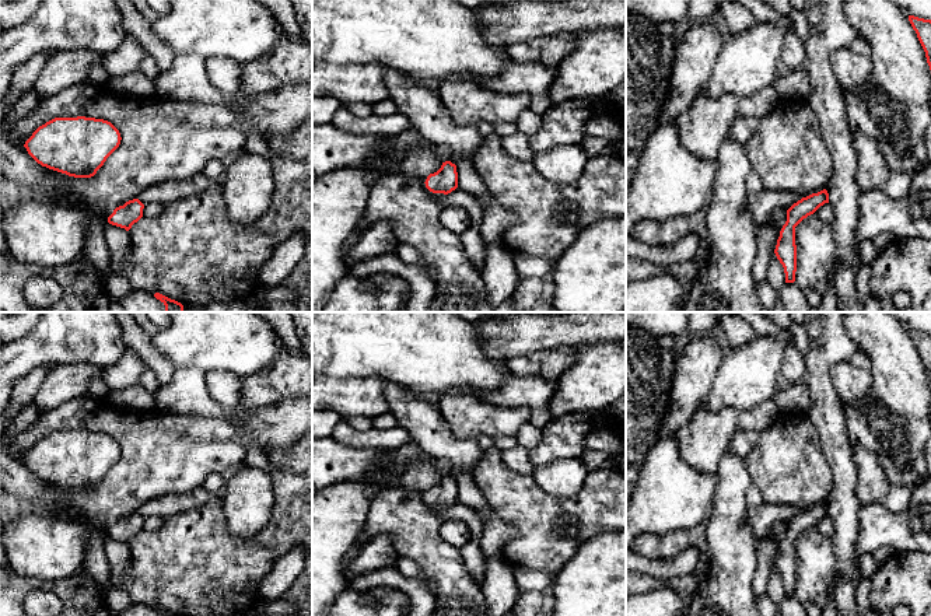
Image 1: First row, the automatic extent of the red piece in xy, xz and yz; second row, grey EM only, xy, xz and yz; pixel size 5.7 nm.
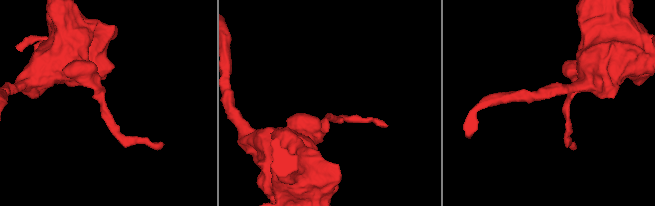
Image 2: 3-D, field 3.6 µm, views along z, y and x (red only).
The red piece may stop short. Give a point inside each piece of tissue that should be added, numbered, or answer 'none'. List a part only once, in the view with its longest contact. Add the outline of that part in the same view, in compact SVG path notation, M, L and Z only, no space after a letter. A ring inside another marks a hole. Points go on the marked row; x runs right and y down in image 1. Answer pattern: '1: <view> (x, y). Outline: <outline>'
none

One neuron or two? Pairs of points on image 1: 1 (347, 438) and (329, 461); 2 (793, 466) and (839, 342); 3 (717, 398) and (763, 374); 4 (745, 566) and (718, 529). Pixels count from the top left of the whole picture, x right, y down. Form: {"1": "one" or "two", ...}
{"1": "two", "2": "two", "3": "one", "4": "one"}

